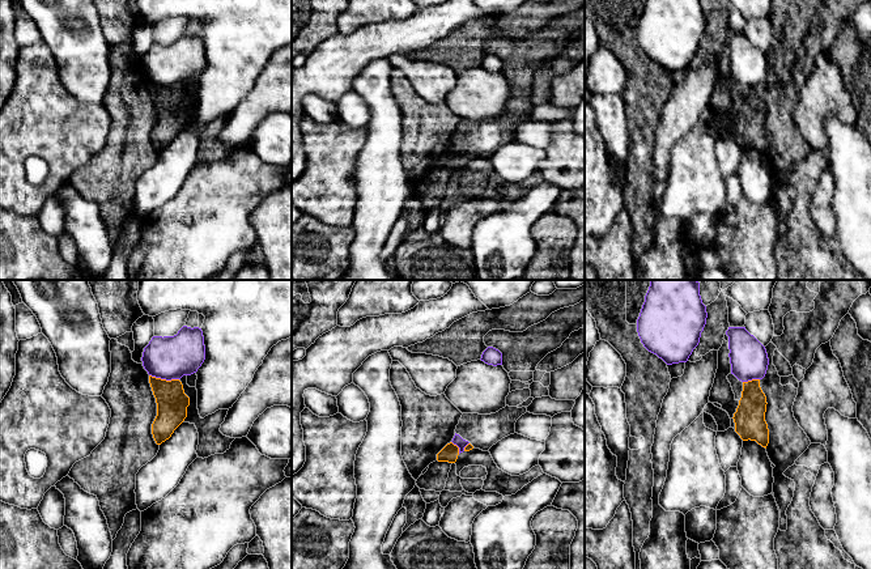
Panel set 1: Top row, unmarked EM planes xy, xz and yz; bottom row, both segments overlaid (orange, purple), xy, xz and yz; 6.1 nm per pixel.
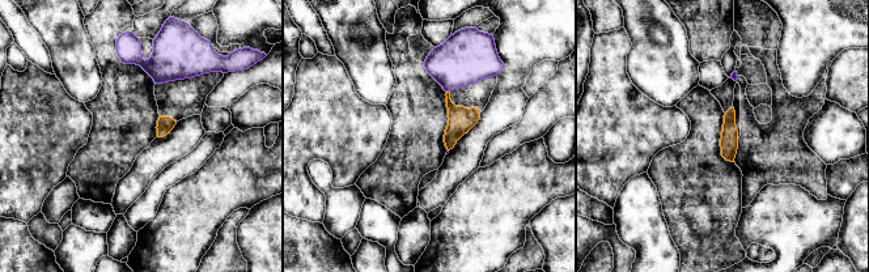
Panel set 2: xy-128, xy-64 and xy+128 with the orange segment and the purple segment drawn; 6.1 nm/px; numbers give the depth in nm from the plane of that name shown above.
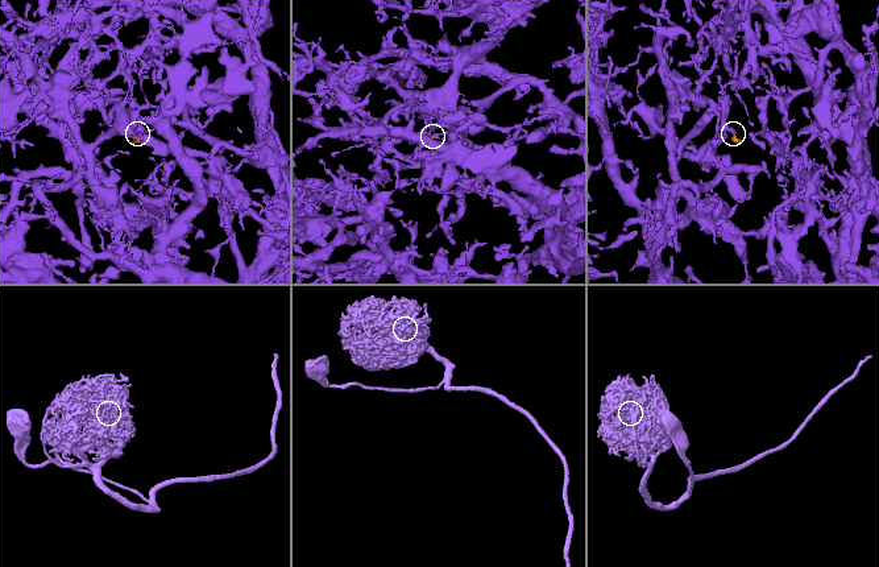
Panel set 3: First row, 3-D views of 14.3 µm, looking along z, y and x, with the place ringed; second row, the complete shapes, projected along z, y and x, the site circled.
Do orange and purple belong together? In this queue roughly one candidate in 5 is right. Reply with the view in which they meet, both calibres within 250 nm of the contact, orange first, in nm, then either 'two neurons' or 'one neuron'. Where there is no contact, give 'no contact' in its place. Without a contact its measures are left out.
xy | 190/280 nm | two neurons

